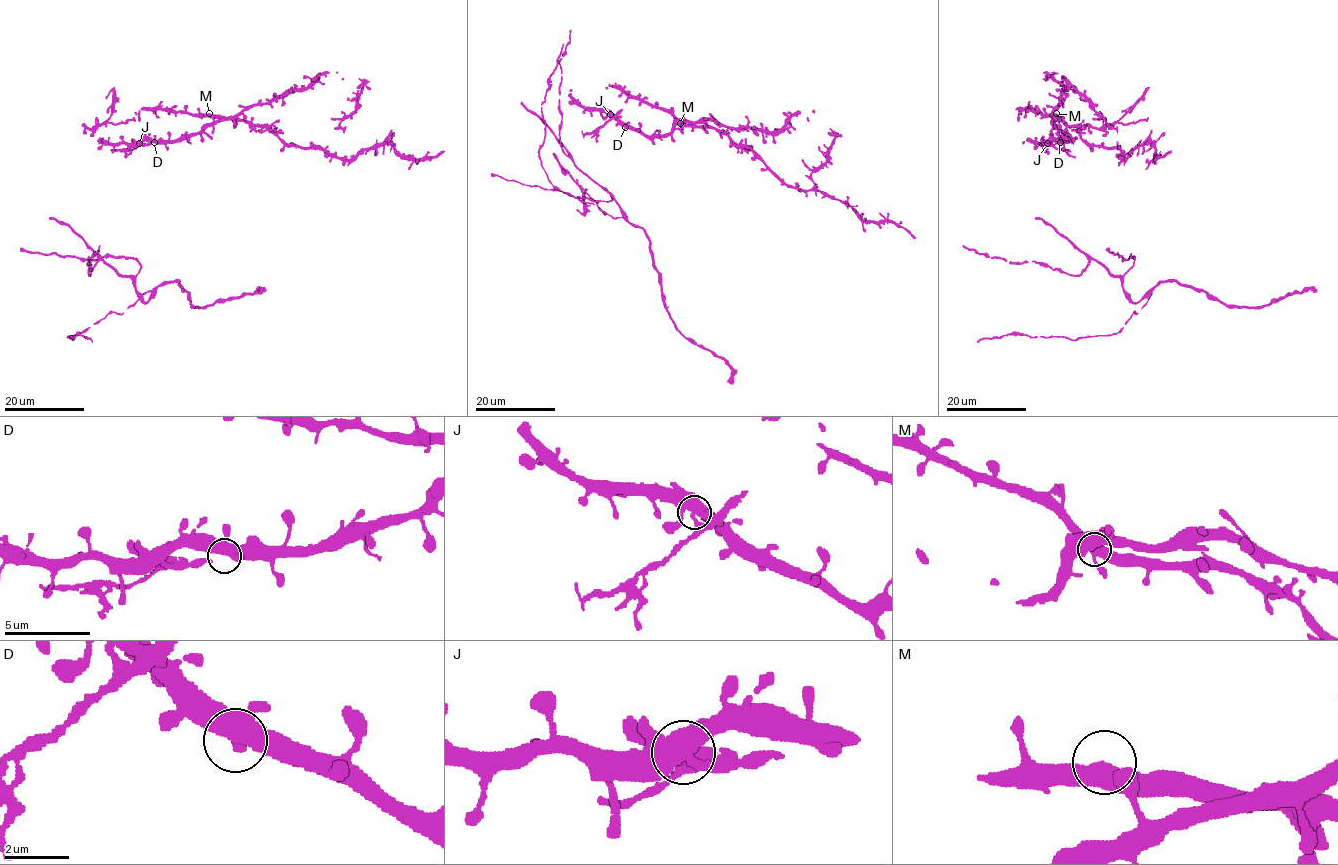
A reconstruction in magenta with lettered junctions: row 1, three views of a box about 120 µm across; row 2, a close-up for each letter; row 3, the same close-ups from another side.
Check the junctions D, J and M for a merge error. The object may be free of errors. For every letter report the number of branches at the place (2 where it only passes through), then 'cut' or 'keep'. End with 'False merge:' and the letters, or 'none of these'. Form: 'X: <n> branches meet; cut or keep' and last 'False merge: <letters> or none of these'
D: 4 branches meet; keep
J: 4 branches meet; cut
M: 4 branches meet; keep
False merge: J

